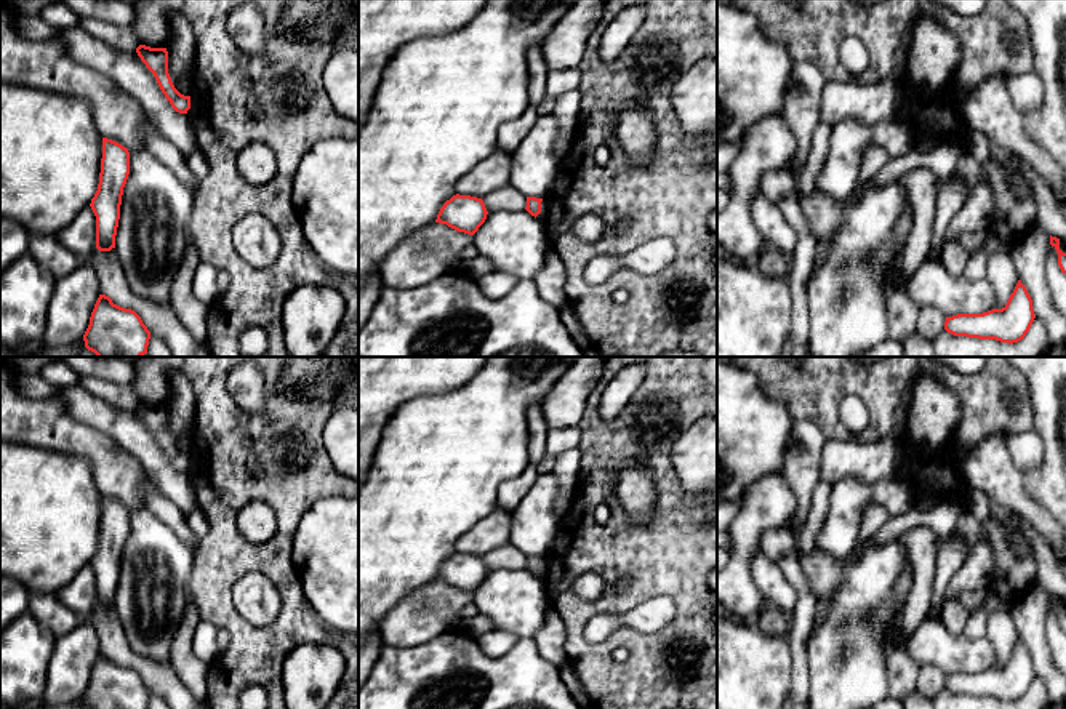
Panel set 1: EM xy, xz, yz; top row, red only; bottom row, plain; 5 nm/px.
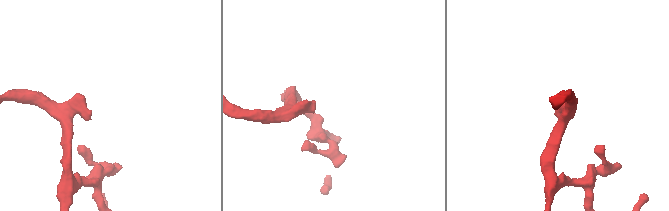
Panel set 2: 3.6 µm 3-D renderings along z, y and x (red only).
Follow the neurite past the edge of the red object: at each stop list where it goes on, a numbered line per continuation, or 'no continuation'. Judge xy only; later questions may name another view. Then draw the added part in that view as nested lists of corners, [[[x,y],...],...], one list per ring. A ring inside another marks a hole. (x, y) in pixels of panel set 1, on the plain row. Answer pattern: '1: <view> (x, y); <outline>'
no continuation

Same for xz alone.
no continuation

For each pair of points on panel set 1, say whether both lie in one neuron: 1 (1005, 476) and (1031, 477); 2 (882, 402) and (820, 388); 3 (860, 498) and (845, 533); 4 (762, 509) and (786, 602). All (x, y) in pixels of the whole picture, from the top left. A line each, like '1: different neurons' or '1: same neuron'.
1: different neurons
2: same neuron
3: same neuron
4: different neurons

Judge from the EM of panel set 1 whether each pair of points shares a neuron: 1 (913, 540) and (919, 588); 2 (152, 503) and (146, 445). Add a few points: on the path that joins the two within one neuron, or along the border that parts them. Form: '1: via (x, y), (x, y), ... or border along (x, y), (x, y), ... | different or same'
1: via (922, 551), (922, 576) | same
2: border along (146, 474), (176, 504) | different

